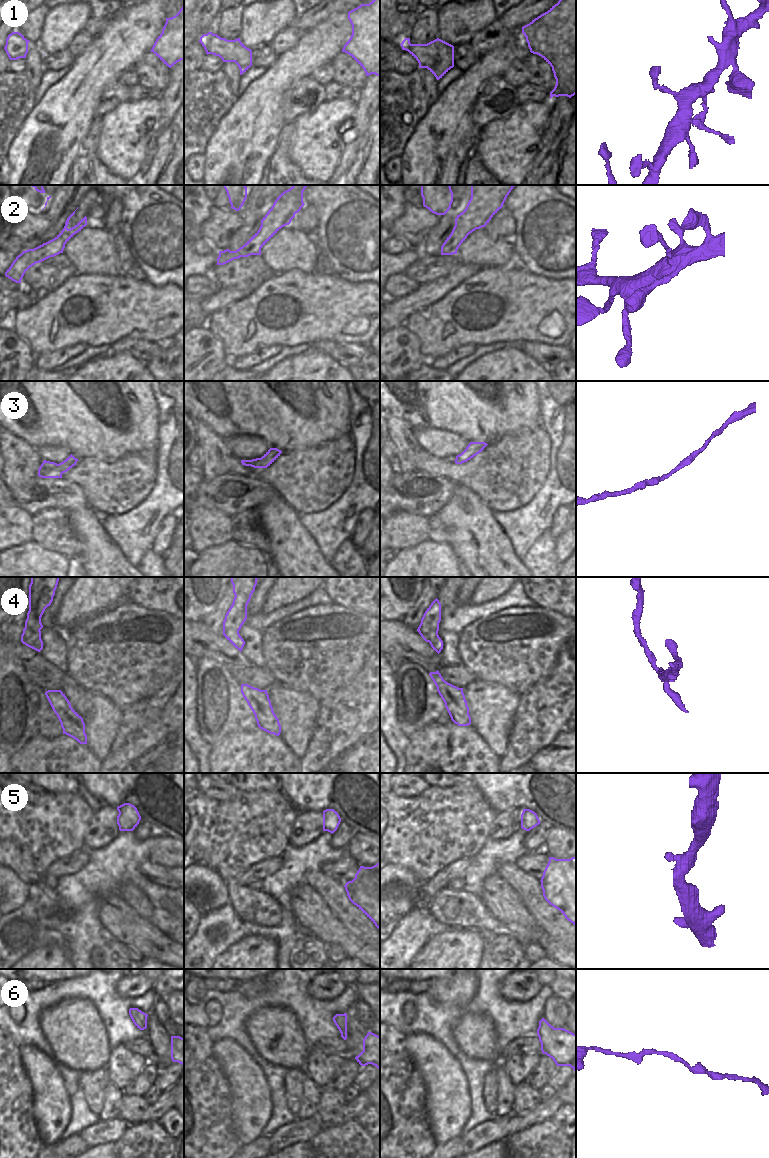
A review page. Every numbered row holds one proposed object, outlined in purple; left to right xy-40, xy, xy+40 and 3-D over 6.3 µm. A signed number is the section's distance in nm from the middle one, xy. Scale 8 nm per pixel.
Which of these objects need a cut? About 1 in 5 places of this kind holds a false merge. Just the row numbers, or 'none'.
4

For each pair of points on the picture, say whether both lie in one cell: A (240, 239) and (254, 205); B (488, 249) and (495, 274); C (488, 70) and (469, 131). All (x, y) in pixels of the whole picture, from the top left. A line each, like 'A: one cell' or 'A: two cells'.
A: one cell
B: two cells
C: one cell

